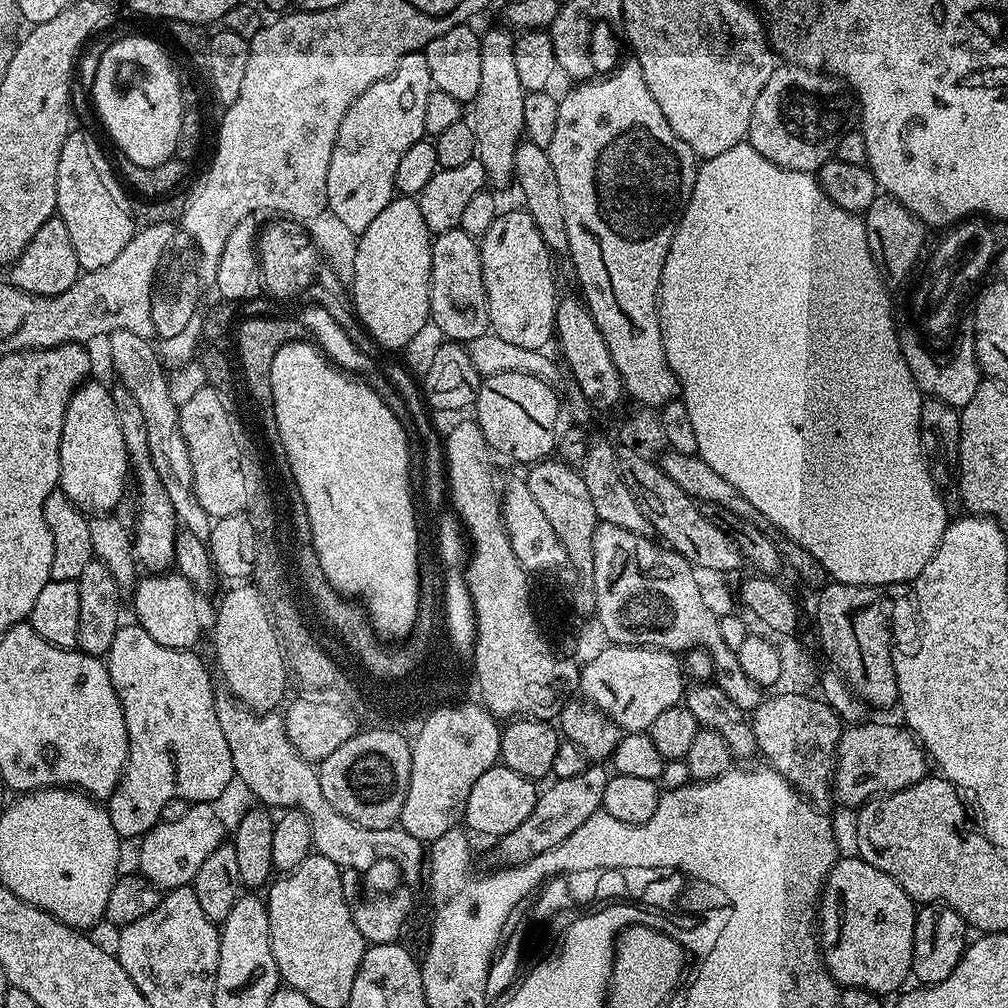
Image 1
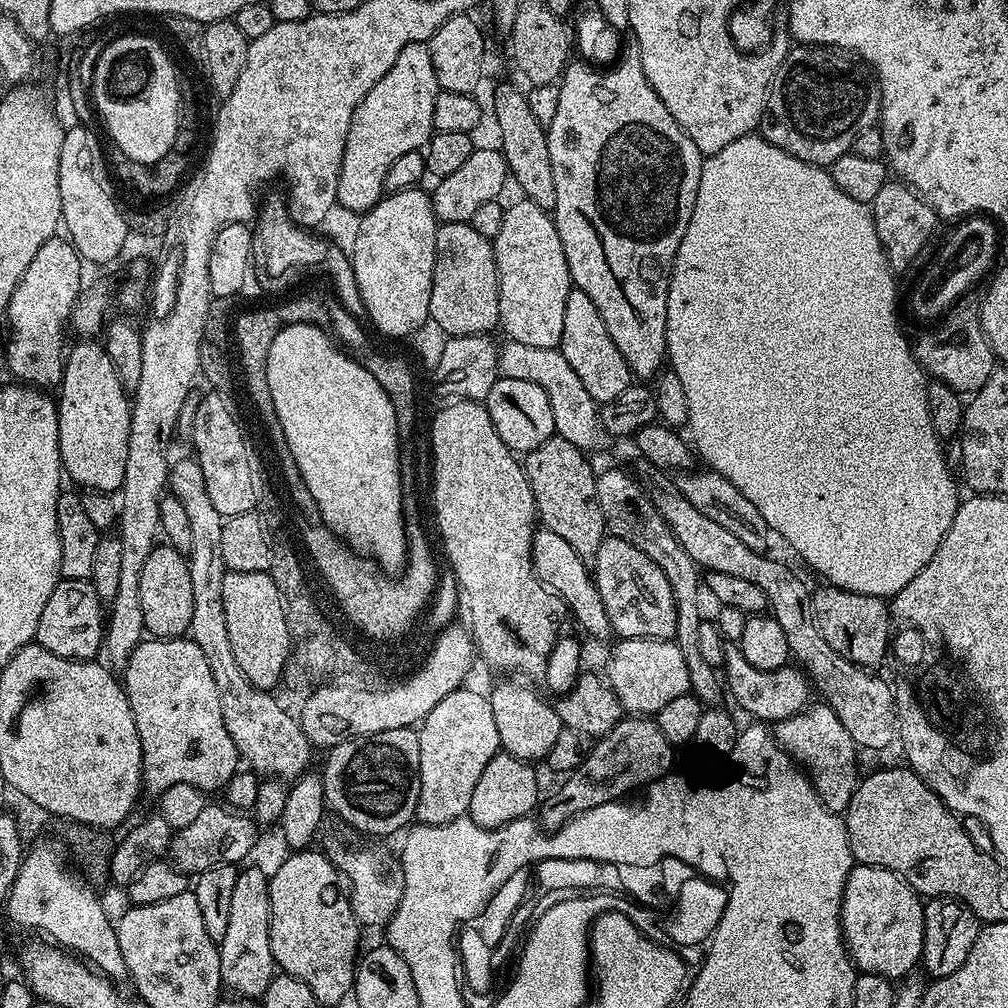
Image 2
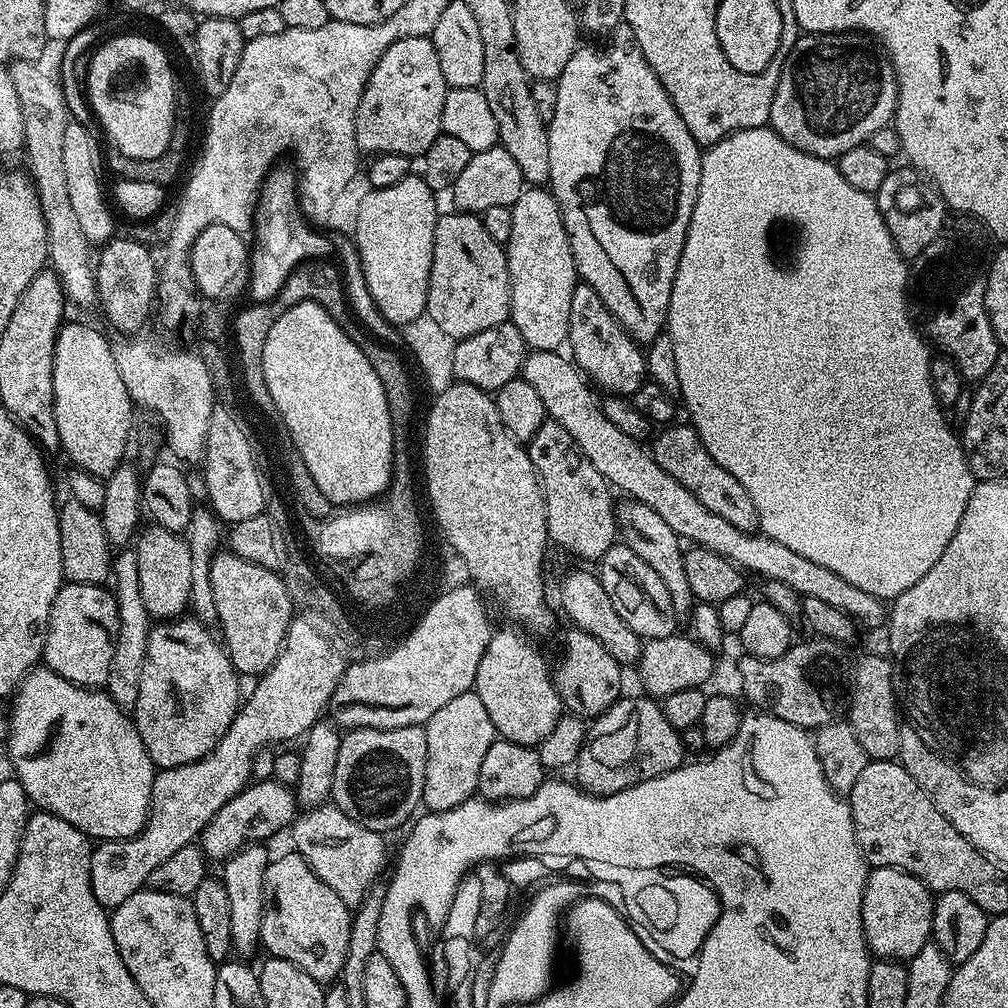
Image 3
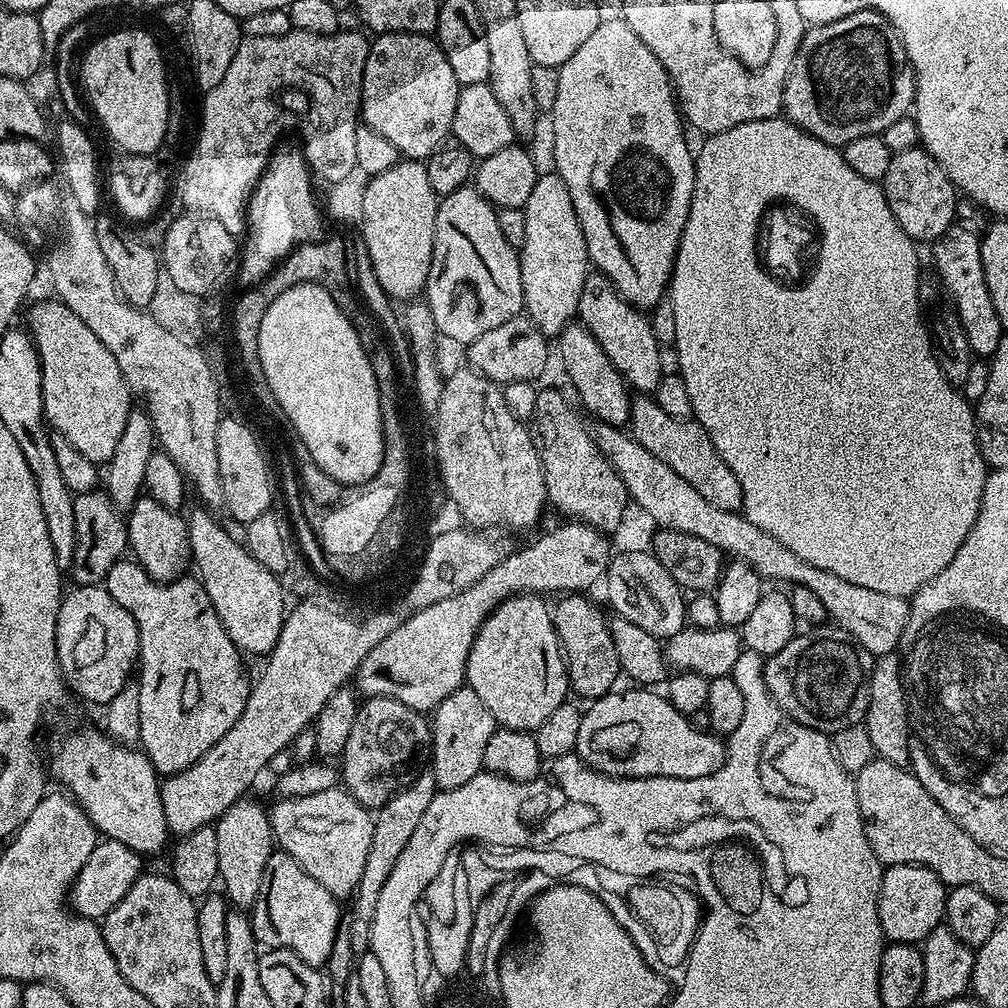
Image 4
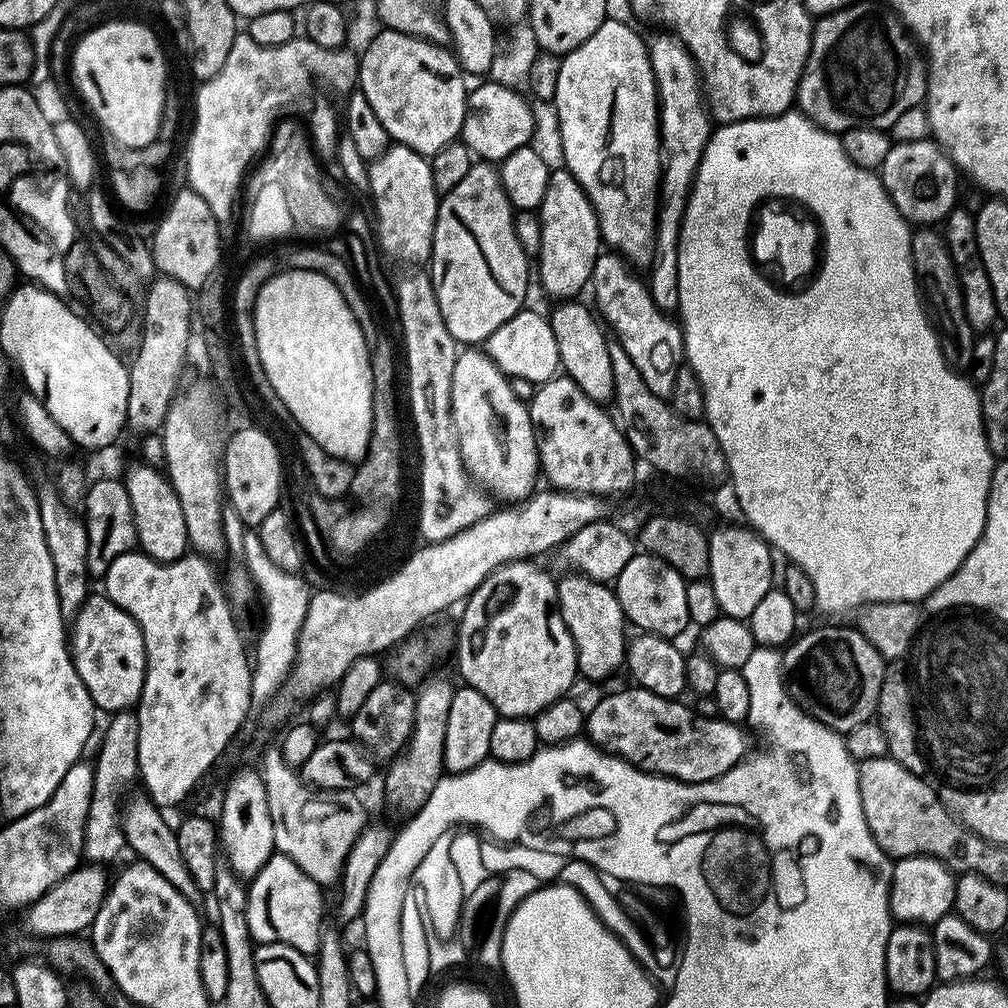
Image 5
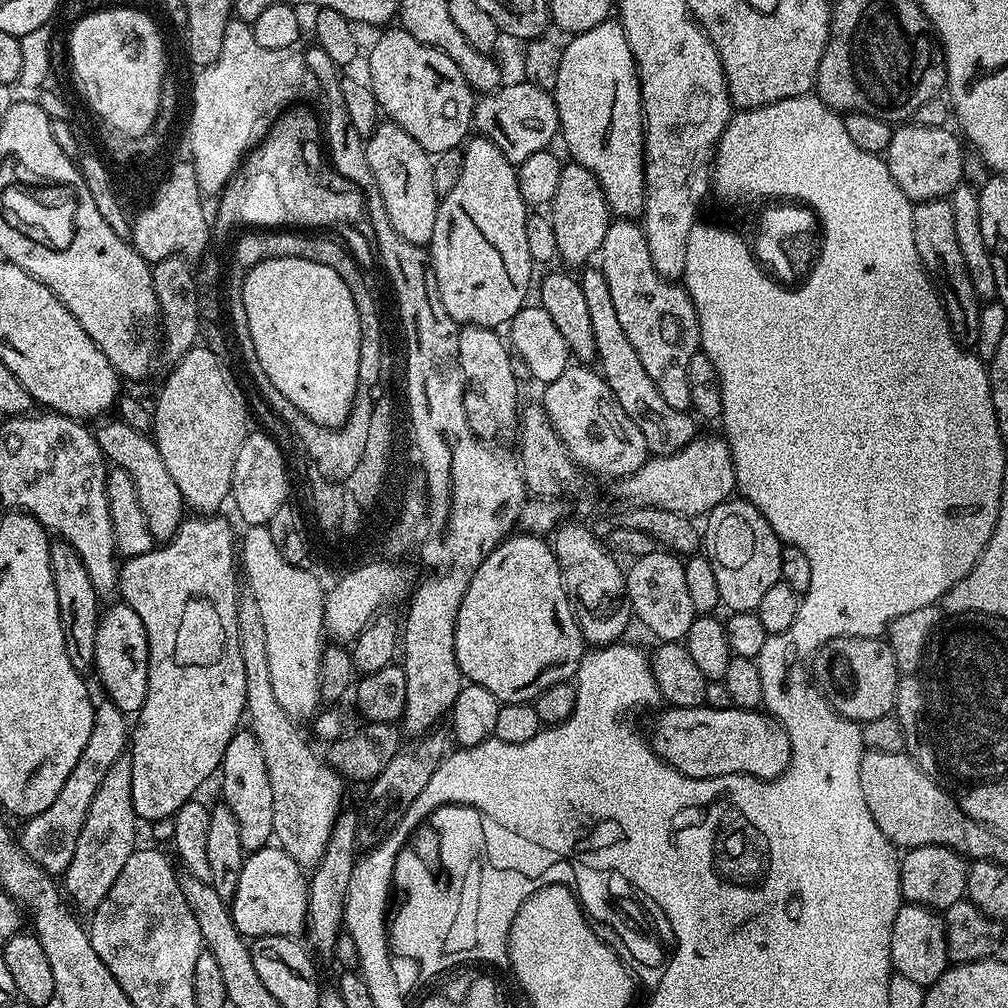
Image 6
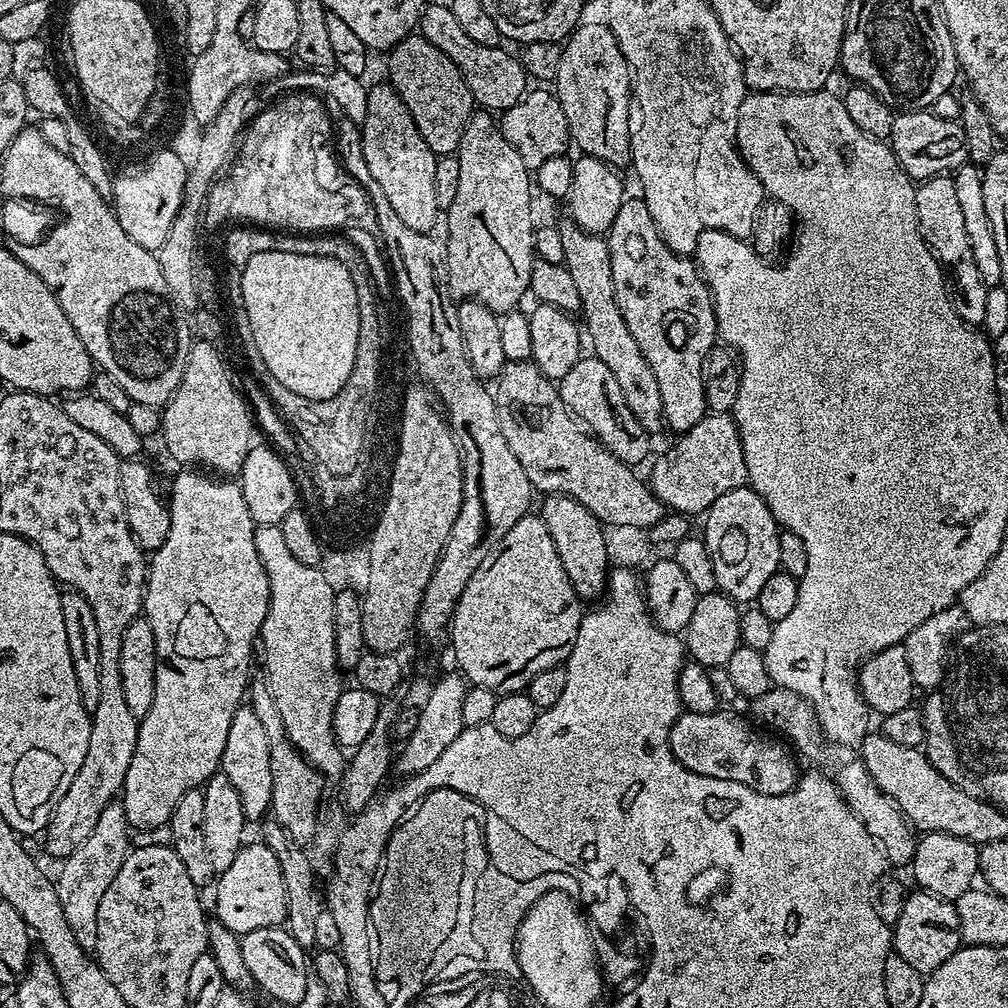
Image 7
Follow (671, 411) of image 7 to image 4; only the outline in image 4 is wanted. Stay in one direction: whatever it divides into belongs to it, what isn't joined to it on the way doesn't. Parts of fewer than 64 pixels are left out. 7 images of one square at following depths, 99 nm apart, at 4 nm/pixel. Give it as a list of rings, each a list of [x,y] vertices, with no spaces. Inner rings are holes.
[[[595,270],[589,271],[586,282],[582,282],[582,298],[578,298],[576,314],[579,323],[584,324],[586,330],[590,330],[590,334],[598,340],[598,346],[606,352],[606,358],[614,362],[614,370],[622,374],[629,389],[640,394],[655,393],[666,368],[660,361],[662,347],[654,338],[652,321],[641,309],[620,297],[610,278]]]

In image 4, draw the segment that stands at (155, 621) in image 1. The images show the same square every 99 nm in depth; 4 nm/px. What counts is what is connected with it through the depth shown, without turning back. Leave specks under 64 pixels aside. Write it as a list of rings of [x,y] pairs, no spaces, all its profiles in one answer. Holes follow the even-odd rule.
[[[144,494],[135,508],[127,513],[128,548],[136,563],[142,565],[150,578],[161,582],[178,580],[189,571],[192,564],[192,547],[188,537],[188,522],[179,511],[164,508]]]

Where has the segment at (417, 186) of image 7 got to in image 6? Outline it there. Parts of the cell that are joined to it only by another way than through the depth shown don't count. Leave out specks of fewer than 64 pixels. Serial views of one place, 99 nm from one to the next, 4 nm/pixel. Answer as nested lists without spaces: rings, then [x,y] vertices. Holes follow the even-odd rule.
[[[380,122],[375,132],[366,140],[366,162],[370,162],[370,170],[378,182],[378,190],[382,190],[382,202],[386,202],[386,214],[390,214],[390,223],[394,230],[406,238],[406,242],[414,242],[421,246],[431,245],[432,217],[434,215],[434,193],[432,191],[432,162],[433,157],[425,153],[402,126],[391,122]]]

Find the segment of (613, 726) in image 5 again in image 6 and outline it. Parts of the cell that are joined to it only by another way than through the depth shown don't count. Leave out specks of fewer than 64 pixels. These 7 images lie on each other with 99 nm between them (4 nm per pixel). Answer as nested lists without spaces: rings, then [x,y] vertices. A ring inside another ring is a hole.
[[[665,707],[665,712],[652,724],[650,743],[656,755],[665,760],[683,776],[695,780],[709,780],[719,776],[754,776],[757,780],[773,780],[788,769],[792,747],[787,731],[775,719],[763,716],[763,711],[746,708],[674,708]]]

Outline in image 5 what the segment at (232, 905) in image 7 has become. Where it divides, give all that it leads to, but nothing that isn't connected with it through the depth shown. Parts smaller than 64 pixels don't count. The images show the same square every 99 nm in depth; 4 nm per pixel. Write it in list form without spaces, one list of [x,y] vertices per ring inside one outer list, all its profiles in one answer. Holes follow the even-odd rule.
[[[279,854],[272,855],[266,862],[266,866],[258,870],[258,874],[252,877],[247,885],[247,889],[246,918],[253,941],[256,944],[274,944],[279,941],[286,946],[294,946],[294,950],[298,950],[303,956],[315,957],[320,950],[320,938],[326,931],[326,925],[324,925],[325,889],[316,884],[314,878],[310,878],[310,874],[306,874],[306,870],[298,867],[290,857]]]

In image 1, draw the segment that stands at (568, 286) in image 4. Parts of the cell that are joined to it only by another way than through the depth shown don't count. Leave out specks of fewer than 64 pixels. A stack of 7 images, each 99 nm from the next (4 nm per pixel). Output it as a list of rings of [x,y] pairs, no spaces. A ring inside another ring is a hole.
[[[517,210],[517,212],[504,212],[501,211],[499,215],[497,215],[496,221],[494,222],[494,226],[490,226],[490,230],[486,230],[486,234],[482,237],[479,237],[478,240],[480,246],[480,265],[482,266],[482,282],[486,286],[486,298],[488,299],[488,322],[491,328],[491,331],[495,332],[498,338],[503,338],[505,342],[514,342],[514,346],[526,346],[526,350],[544,350],[549,346],[548,343],[553,343],[554,333],[556,330],[556,302],[558,299],[558,291],[556,292],[556,276],[552,273],[552,260],[554,260],[554,254],[549,250],[546,246],[546,242],[542,242],[542,234],[538,234],[538,226],[534,226],[534,218],[530,218],[530,214],[523,210]]]

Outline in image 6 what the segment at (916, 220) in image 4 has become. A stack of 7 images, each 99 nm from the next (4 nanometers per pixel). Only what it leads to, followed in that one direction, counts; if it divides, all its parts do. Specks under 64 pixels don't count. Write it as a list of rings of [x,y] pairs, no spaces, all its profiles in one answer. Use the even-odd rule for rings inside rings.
[[[915,122],[905,123],[893,131],[886,153],[888,169],[909,200],[921,202],[951,197],[952,191],[963,181],[965,149],[960,148],[957,133],[948,131],[947,127],[931,128]]]

